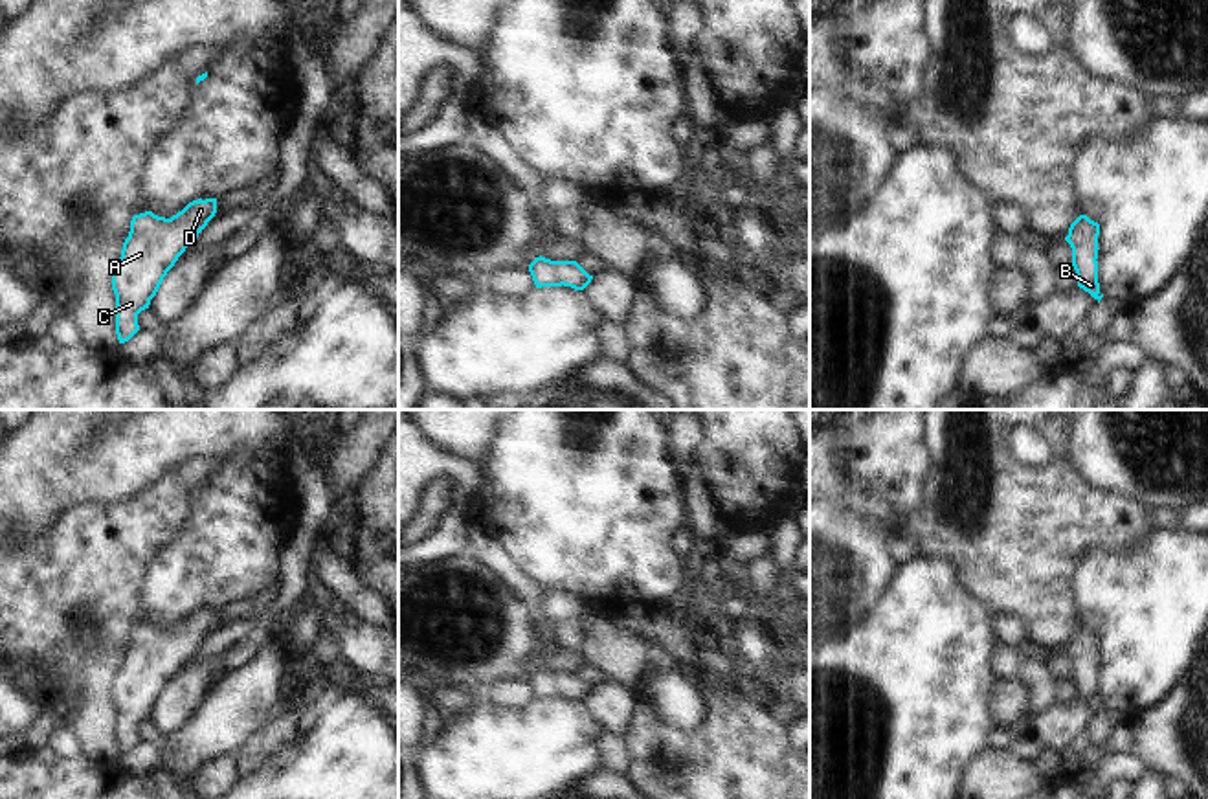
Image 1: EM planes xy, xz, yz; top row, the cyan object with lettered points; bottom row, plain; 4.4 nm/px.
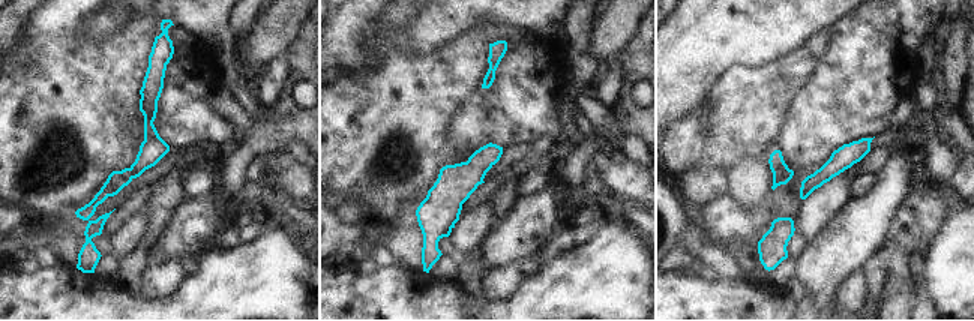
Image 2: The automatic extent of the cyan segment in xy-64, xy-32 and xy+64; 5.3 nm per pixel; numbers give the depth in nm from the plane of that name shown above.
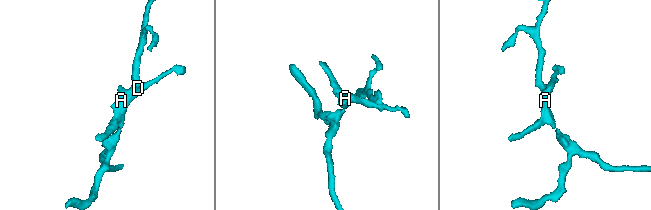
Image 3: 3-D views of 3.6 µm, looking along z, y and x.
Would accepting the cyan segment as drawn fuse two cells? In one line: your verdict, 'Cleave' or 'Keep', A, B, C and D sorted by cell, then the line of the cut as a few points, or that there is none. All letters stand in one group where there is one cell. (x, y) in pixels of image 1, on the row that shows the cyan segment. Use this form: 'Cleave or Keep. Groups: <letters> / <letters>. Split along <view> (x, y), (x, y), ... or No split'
Keep. Groups: A B C D. No split

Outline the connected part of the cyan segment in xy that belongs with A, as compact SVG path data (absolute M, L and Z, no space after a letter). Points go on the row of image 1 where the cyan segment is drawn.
M217 198L189 202L171 219L152 211L134 215L121 257L112 270L116 334L119 343L138 331L138 314L149 309L163 277L217 213Z

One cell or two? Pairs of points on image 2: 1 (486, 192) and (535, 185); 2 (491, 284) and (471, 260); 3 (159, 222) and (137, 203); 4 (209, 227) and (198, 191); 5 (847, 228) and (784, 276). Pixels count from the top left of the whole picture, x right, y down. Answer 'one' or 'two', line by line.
1: two
2: two
3: two
4: two
5: two

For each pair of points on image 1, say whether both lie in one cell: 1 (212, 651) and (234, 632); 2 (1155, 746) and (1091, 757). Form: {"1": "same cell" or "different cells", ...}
{"1": "same cell", "2": "same cell"}

